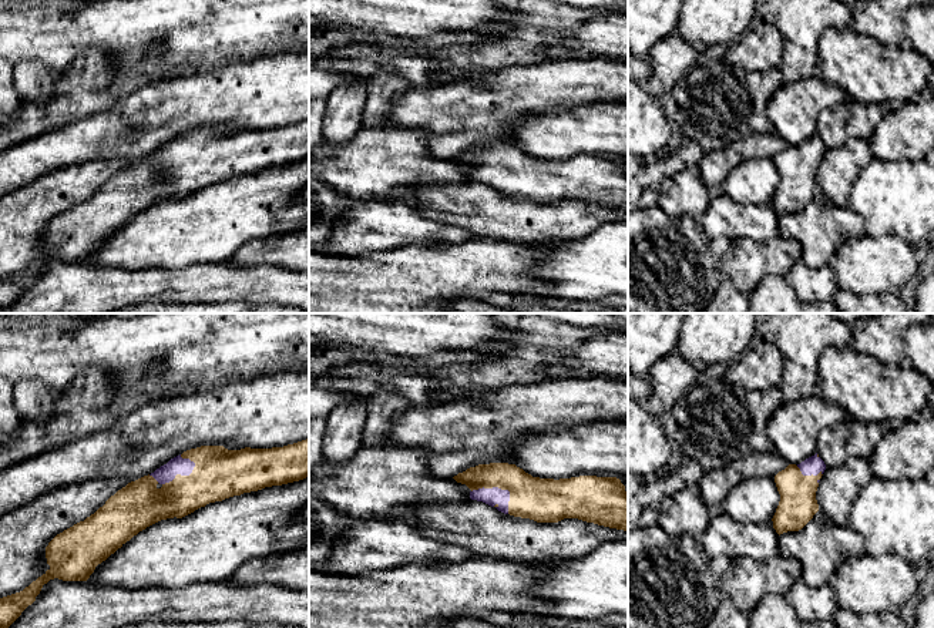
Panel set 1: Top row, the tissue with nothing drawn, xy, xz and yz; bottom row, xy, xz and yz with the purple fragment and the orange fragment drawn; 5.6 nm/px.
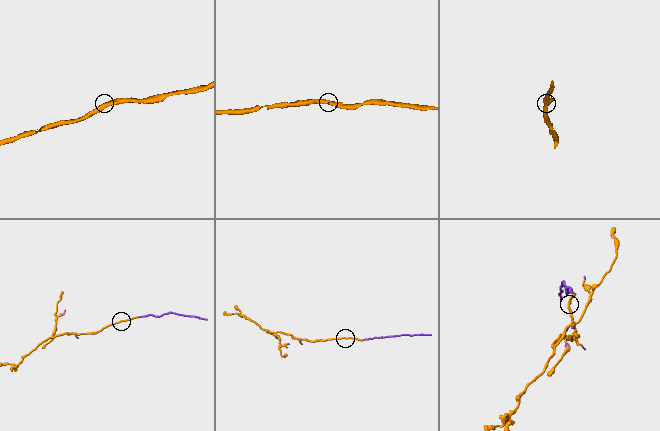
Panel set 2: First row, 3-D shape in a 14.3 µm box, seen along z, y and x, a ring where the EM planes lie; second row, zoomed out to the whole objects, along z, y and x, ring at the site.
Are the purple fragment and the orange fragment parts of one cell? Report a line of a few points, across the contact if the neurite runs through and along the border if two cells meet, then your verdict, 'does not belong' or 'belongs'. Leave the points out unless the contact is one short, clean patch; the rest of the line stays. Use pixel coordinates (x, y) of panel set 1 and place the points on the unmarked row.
belongs

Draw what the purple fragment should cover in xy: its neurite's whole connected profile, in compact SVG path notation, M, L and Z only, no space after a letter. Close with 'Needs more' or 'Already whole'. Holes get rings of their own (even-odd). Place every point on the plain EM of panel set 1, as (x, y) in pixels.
M309 120L272 130L201 127L184 132L154 154L128 164L94 195L57 215L46 228L50 249L23 272L0 279L0 313L7 313L50 261L87 262L98 245L147 208L167 199L182 199L209 184L299 162L308 157Z. Needs more

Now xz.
M490 144L453 159L471 171L471 181L504 195L537 204L578 199L628 214L628 174L616 158L540 159L515 145Z. Needs more

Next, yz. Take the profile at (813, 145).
M816 134L775 157L780 182L772 202L779 216L802 211L819 192L816 172L824 151L826 145Z. Needs more

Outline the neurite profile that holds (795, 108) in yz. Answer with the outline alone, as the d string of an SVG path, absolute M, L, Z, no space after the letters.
M816 74L796 83L783 83L769 98L767 117L775 132L789 145L797 147L817 134L820 114L846 98L843 90L826 84Z

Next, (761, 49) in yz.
M760 20L738 43L729 46L723 60L746 73L780 68L783 43L777 27Z

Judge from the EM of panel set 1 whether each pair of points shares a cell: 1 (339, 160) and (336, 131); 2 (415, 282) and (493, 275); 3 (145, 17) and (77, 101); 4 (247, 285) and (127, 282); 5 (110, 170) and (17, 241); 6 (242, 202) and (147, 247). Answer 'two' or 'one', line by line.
1: two
2: one
3: two
4: one
5: one
6: one

